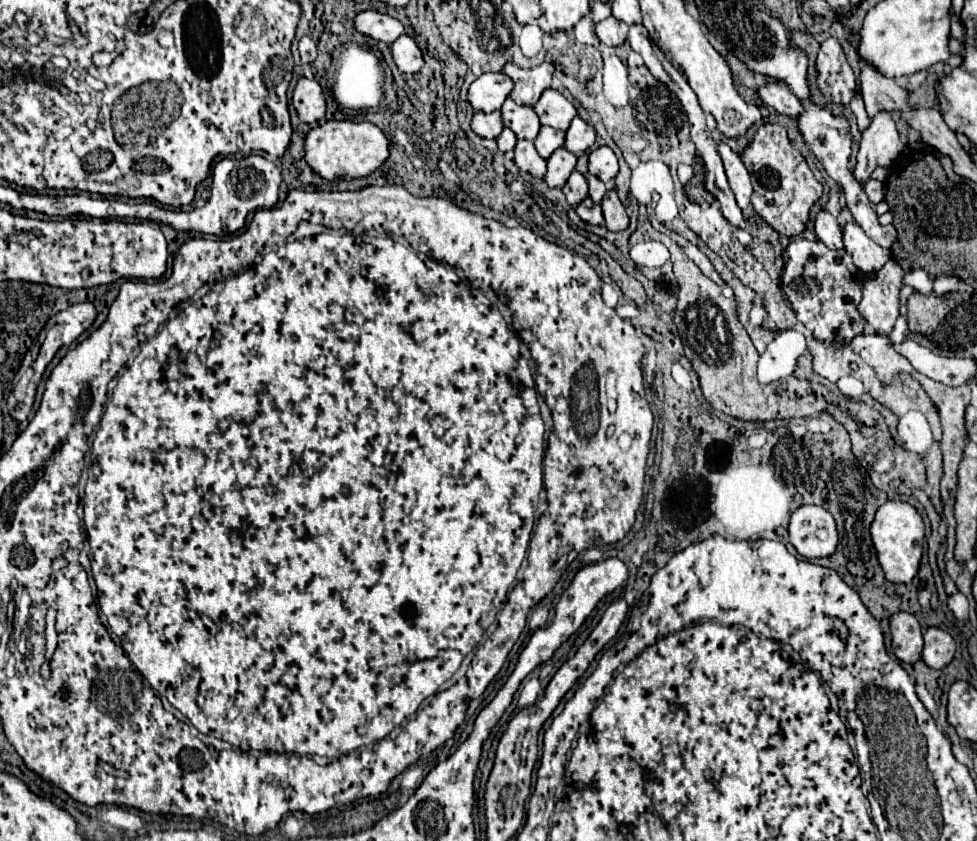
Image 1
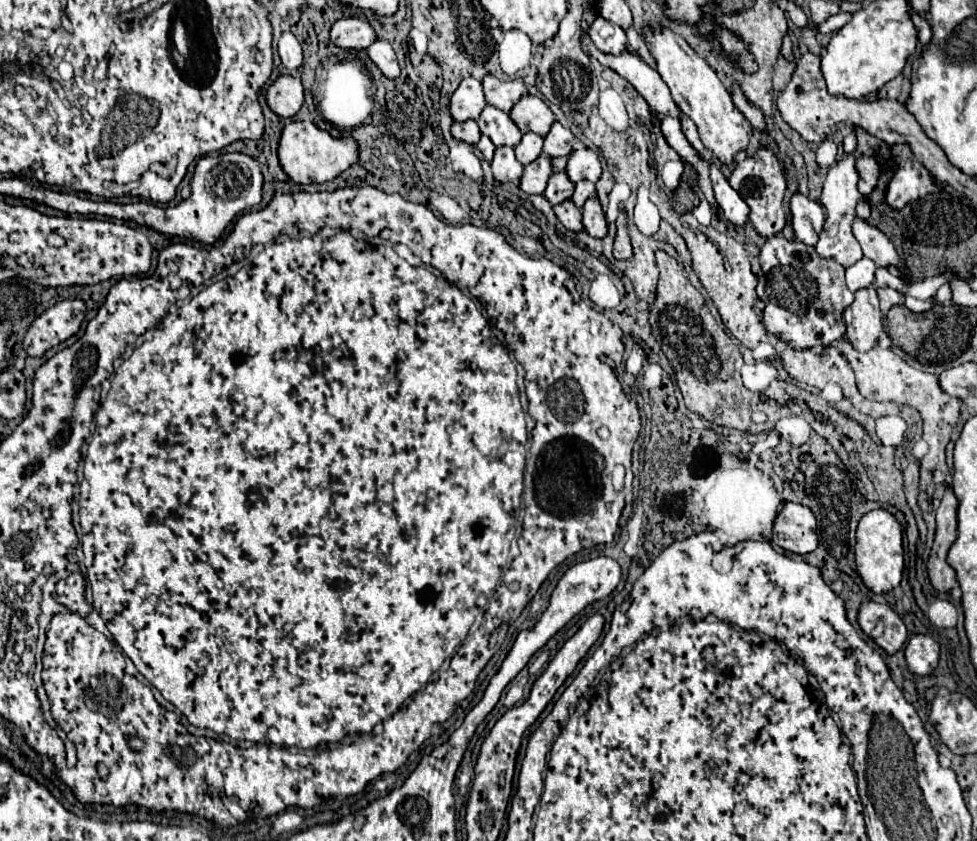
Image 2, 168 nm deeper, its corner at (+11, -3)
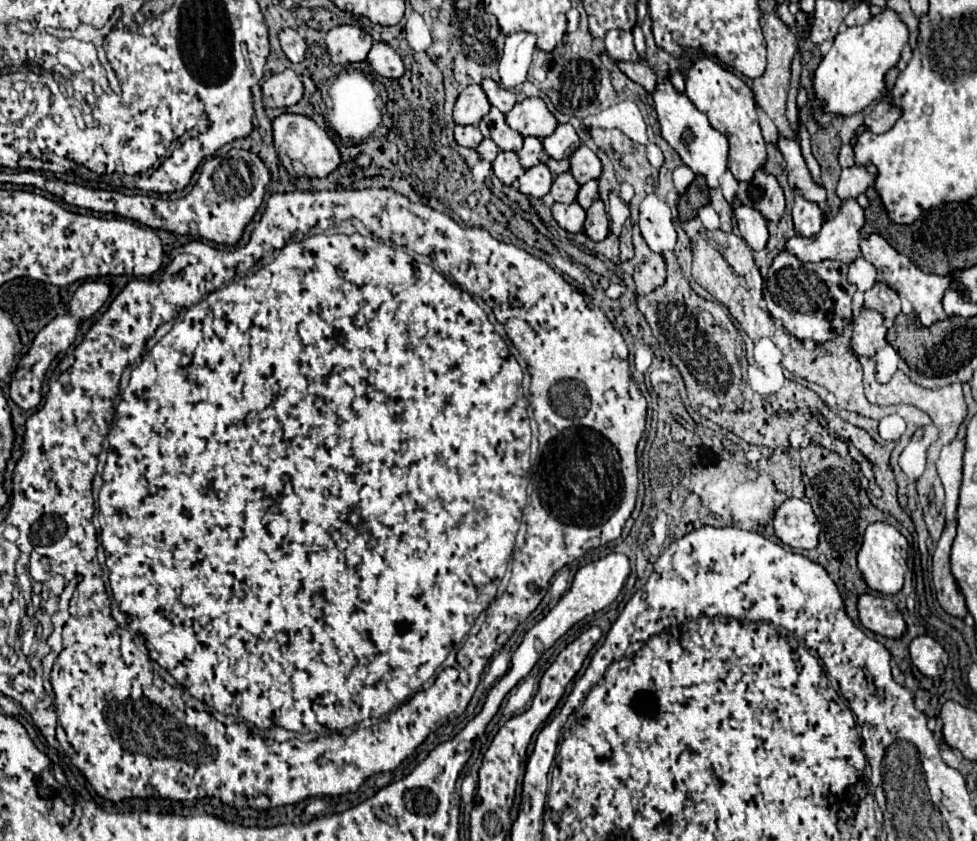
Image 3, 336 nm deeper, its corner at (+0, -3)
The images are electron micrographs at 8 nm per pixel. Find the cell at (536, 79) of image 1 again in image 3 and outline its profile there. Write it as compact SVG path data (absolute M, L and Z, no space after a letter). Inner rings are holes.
M486 78L486 80L482 82L482 88L484 88L490 104L496 106L496 108L498 108L500 112L504 112L504 114L510 112L510 110L516 106L516 102L518 102L514 90L508 90L508 88L500 86L500 84L494 82L492 78Z

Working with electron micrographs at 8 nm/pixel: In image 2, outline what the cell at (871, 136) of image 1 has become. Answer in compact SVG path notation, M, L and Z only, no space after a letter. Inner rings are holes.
M849 154L849 156L841 158L833 168L829 168L829 174L823 184L823 194L819 198L819 202L827 210L827 220L823 224L823 232L819 234L819 242L815 244L815 250L823 258L833 258L845 268L863 258L861 246L851 232L851 224L855 218L855 204L861 198L861 194L857 192L857 180L859 180L859 174L855 170L855 154Z

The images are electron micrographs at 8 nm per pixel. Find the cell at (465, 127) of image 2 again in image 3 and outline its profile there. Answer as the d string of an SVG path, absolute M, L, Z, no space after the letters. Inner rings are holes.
M456 126L454 130L454 138L460 146L470 146L476 148L482 142L482 132L478 126Z

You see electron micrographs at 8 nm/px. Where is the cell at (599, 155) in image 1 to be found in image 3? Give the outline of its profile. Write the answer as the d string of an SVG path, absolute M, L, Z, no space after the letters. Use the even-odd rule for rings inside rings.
M580 146L572 158L570 158L572 166L570 166L570 174L576 178L578 184L586 184L592 178L600 178L602 174L602 164L600 158L588 148L588 146Z

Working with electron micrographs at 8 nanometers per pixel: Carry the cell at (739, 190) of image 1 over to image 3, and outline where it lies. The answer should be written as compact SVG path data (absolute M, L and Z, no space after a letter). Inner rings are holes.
M734 198L732 206L734 206L734 216L738 220L738 230L740 230L742 238L754 250L762 250L766 246L766 240L768 240L768 228L766 228L764 216L754 208L744 206L738 198Z

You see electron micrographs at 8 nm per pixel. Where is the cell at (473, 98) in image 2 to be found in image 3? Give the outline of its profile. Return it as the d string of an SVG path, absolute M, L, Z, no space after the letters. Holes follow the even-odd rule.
M470 84L462 90L454 106L454 122L460 126L476 126L490 112L488 96L484 94L480 84Z

